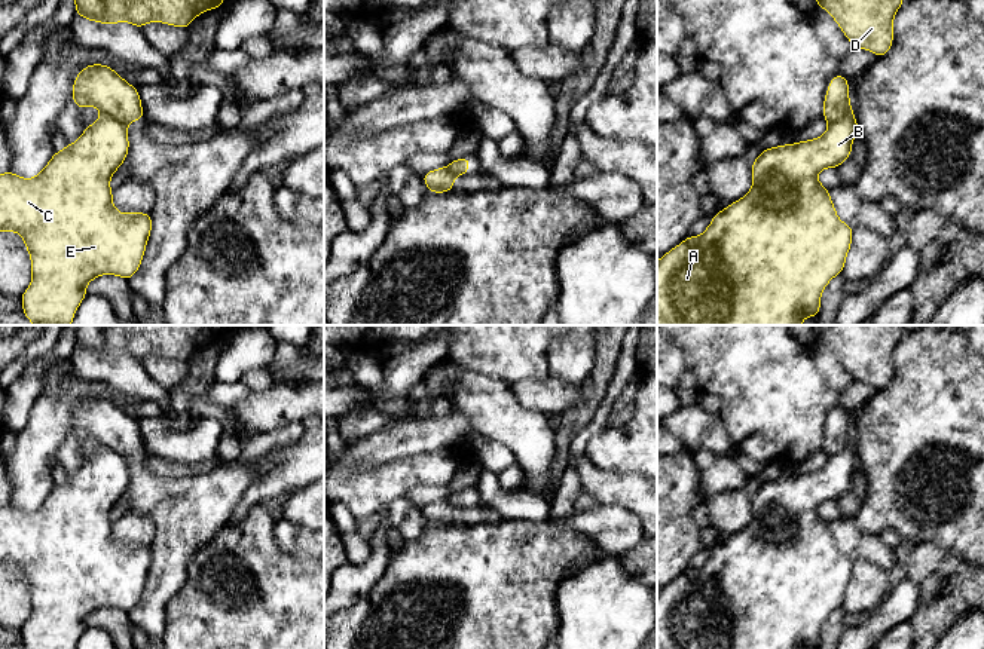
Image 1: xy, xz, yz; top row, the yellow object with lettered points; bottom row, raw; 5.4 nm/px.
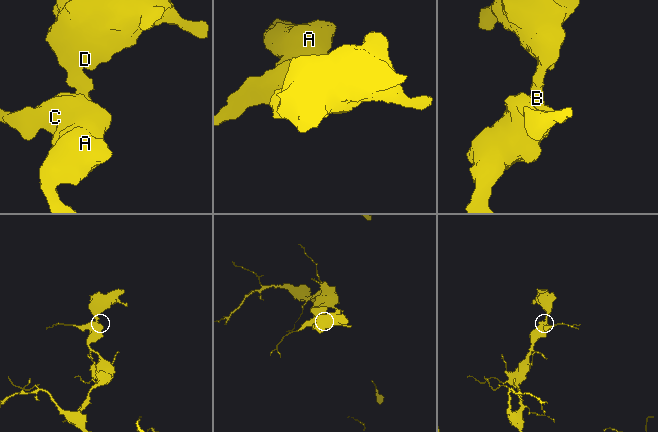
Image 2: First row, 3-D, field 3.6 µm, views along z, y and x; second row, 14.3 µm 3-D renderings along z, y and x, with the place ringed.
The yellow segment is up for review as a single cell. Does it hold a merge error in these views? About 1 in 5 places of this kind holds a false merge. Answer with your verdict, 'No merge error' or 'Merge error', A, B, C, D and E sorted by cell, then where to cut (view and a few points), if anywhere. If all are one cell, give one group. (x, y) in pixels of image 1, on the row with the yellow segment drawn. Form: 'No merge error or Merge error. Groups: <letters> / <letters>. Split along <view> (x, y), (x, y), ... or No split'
Merge error. Groups: A B C E / D. Split along xy (103, 112), (125, 125)

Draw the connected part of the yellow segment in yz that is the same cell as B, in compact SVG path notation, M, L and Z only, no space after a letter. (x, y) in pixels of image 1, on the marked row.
M849 110L829 123L826 132L819 138L764 149L751 163L754 184L749 192L739 200L728 203L725 209L718 211L702 235L687 236L657 260L657 325L801 325L806 316L818 318L822 291L832 278L843 273L855 232L853 227L838 218L829 189L818 181L818 174L826 168L838 169L844 160L850 159L852 143L858 132L859 126L855 113Z

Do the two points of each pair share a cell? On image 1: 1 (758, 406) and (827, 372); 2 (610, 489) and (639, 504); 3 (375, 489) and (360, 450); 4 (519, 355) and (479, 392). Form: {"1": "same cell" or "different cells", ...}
{"1": "different cells", "2": "same cell", "3": "different cells", "4": "different cells"}

